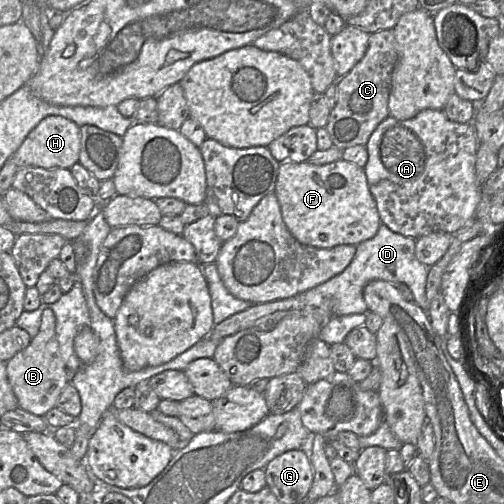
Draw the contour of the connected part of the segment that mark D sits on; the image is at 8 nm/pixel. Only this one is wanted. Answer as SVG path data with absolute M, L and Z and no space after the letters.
M381 224L373 238L356 246L352 262L342 273L300 293L300 296L304 296L304 299L313 303L321 303L323 298L336 298L336 316L366 314L369 311L363 298L364 287L371 281L383 280L406 284L414 295L414 302L428 314L430 303L426 299L426 282L431 266L426 266L417 260L415 242L416 239L395 233Z

